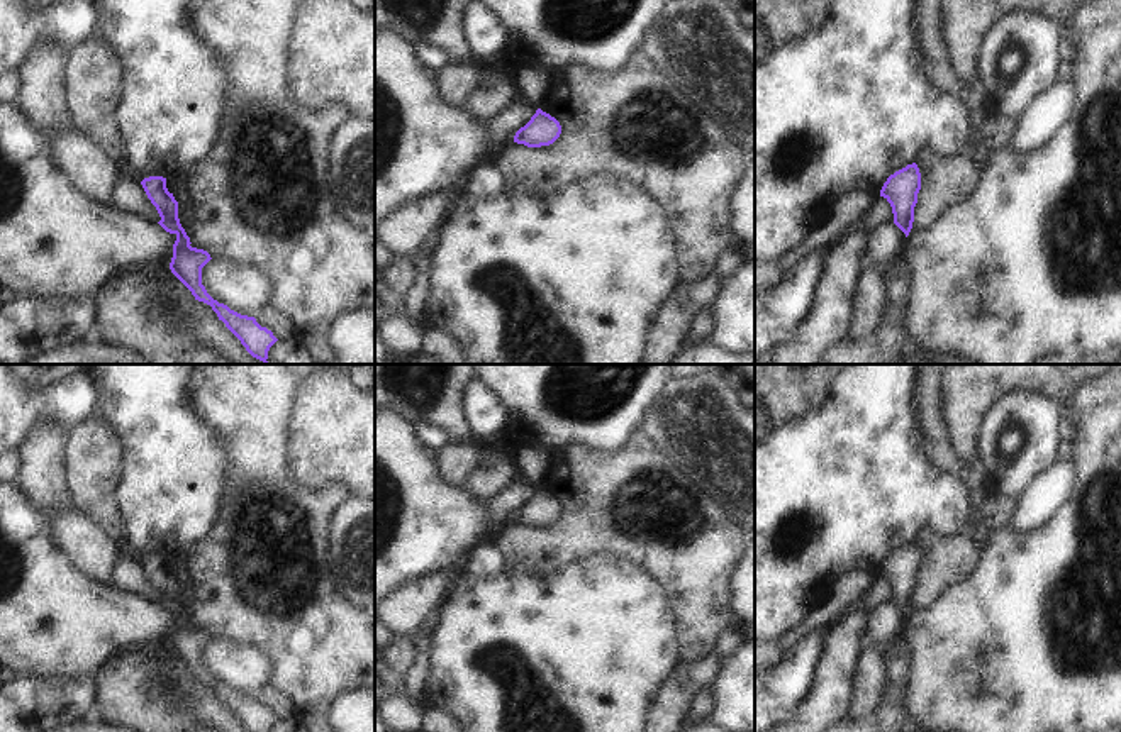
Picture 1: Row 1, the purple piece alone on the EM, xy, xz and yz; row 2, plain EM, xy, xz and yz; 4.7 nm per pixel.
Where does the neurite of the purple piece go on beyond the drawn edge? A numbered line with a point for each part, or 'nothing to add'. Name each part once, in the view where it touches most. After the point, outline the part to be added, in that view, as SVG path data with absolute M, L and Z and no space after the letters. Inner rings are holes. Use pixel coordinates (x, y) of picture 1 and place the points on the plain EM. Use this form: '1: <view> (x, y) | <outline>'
nothing to add

